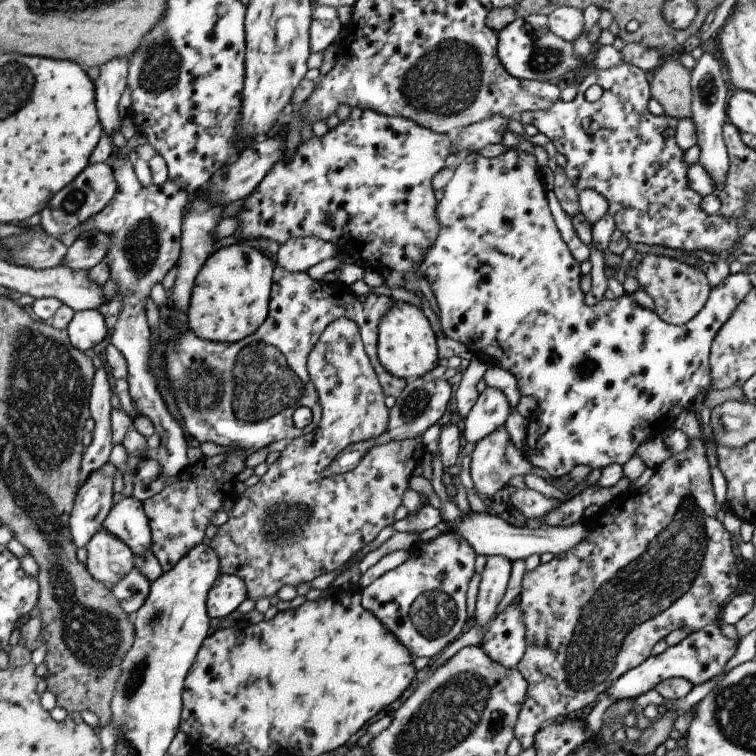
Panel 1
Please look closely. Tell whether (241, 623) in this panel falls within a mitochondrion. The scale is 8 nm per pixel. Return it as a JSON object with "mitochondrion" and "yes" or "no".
{"mitochondrion":"no"}

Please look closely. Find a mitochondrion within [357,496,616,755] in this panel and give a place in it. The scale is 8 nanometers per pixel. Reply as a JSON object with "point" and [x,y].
{"point":[432,613]}

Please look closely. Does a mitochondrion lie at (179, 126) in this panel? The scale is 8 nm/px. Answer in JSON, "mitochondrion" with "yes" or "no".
{"mitochondrion":"no"}

